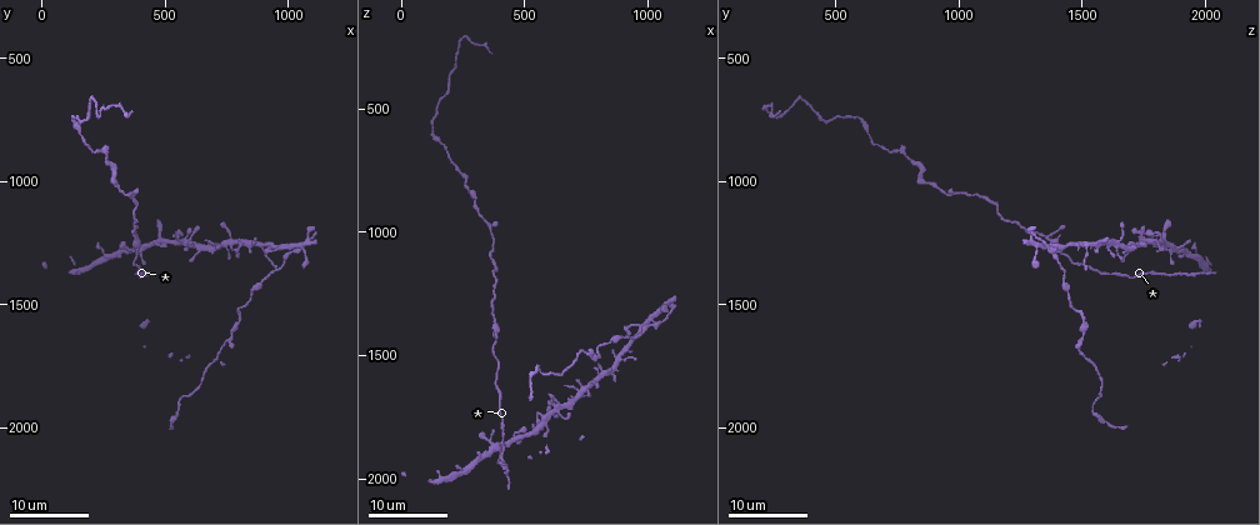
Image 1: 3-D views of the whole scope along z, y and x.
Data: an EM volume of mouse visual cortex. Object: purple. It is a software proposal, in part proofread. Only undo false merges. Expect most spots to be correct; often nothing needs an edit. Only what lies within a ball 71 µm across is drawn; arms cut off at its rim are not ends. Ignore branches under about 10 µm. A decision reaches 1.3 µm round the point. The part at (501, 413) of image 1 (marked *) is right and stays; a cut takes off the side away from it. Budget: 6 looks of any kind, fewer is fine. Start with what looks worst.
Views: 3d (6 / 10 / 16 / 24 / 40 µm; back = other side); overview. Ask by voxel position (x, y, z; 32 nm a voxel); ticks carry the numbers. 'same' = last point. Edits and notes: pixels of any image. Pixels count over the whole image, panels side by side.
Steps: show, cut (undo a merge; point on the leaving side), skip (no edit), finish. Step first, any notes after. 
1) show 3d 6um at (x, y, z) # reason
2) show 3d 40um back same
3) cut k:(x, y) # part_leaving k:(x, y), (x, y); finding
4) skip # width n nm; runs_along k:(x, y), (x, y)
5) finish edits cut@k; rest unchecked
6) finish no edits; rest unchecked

show 3d 24um at (760, 1640, 1500) # sudden change in width

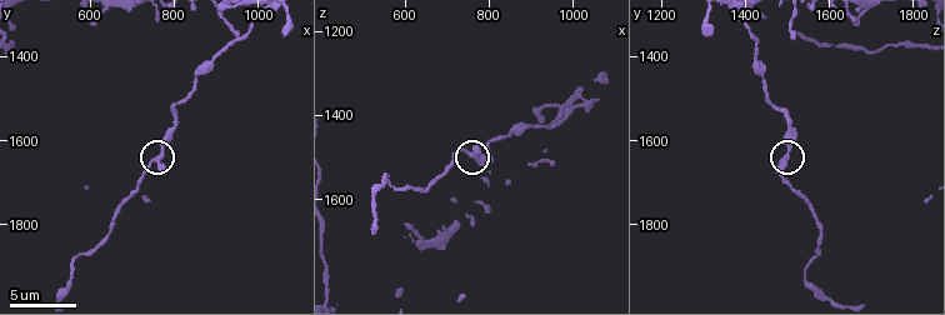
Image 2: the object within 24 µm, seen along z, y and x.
show 3d 6um at (770, 1635, 1500)

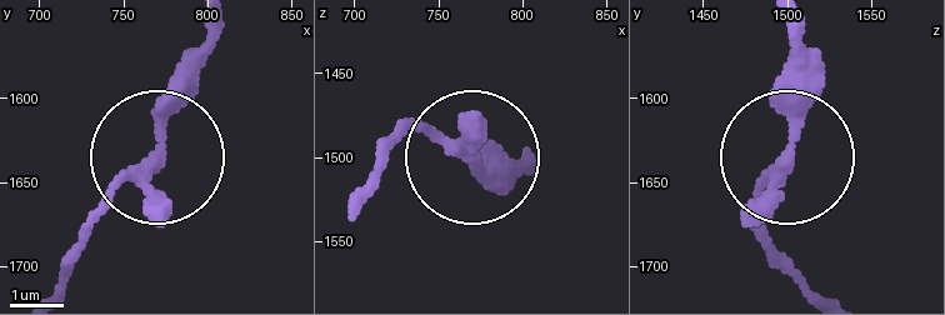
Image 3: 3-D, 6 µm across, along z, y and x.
show 3d 6um back at (768, 1638, 1498)

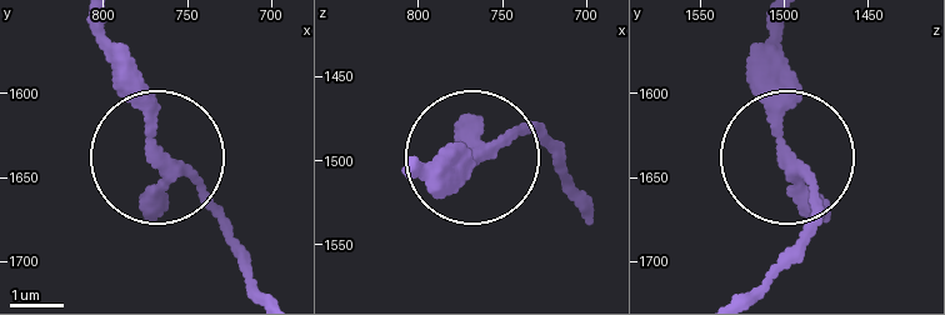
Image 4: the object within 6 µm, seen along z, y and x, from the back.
skip # runs_along 4:(103, 29), (148, 136), (233, 240); all the same cell

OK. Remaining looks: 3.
show 3d 24um at (410, 1370, 1870) # two arms in line, one across

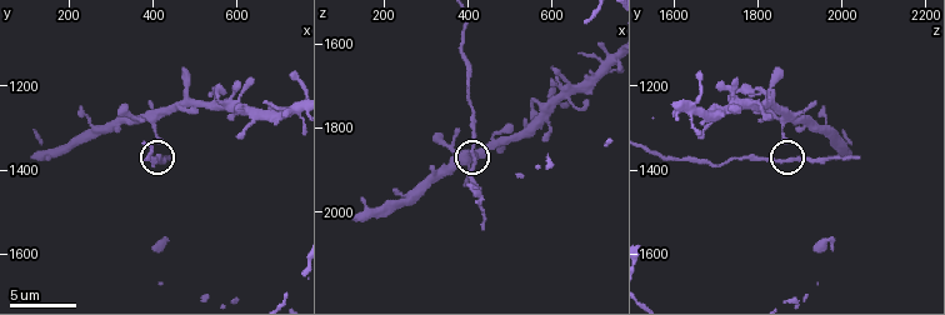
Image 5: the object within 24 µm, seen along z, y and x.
show 3d 10um at (420, 1380, 1880) # zoom in

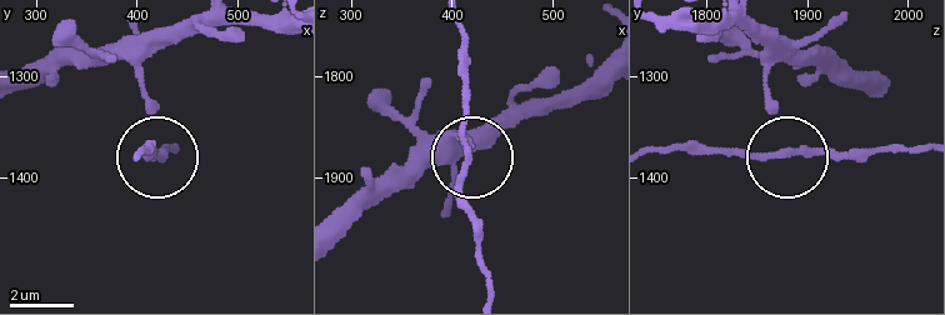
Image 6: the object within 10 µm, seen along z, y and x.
skip # runs_along 6:(654, 146), (839, 155), (885, 146); continuous, no second cell

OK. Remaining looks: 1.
finish no edits; rest unchecked

